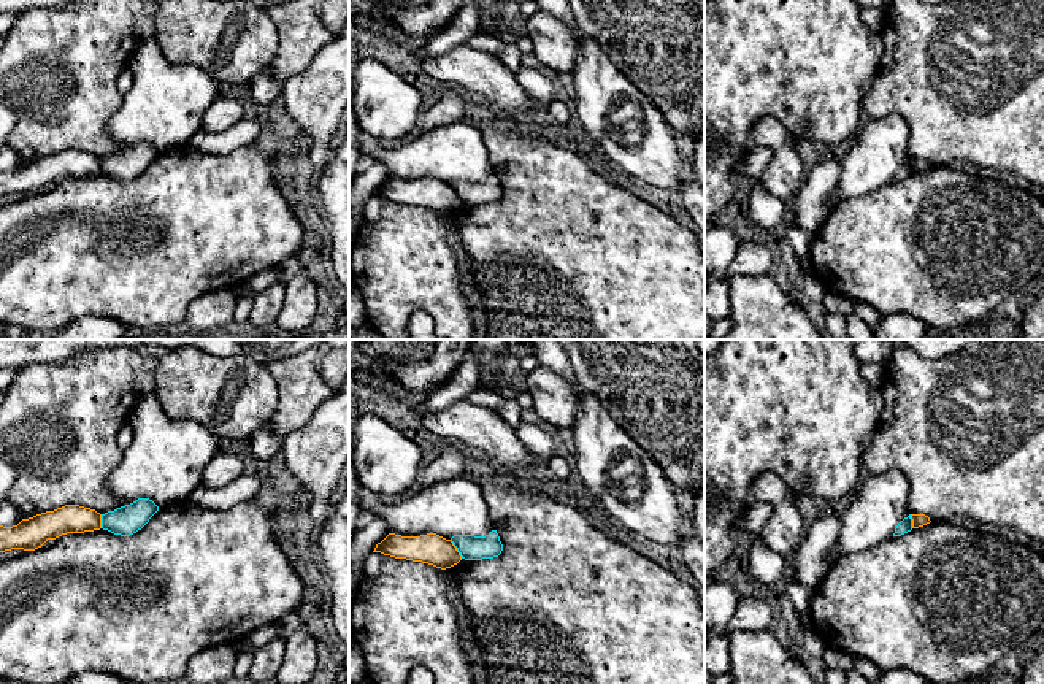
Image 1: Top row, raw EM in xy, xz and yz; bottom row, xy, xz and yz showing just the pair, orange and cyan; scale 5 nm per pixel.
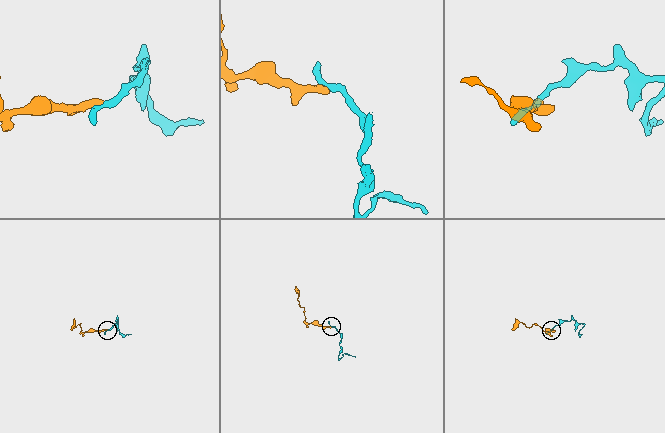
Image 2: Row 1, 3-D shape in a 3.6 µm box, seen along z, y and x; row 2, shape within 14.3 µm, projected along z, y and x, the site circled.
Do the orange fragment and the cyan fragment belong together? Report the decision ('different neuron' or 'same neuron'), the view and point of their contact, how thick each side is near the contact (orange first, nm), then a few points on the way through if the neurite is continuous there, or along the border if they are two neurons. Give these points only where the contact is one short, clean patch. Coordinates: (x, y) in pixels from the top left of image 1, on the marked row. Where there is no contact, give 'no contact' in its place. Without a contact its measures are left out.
different neuron; meets orange in xz at (456, 549); 160 nm thick on the orange side, 130 nm on the other; border along xz (449, 540), (462, 557)

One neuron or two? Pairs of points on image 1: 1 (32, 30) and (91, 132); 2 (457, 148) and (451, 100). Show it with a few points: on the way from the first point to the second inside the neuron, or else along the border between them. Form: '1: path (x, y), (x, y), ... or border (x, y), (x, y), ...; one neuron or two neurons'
1: path (62, 43), (69, 45), (81, 81), (81, 102); one neuron
2: border (472, 118), (440, 124), (422, 135); two neurons

